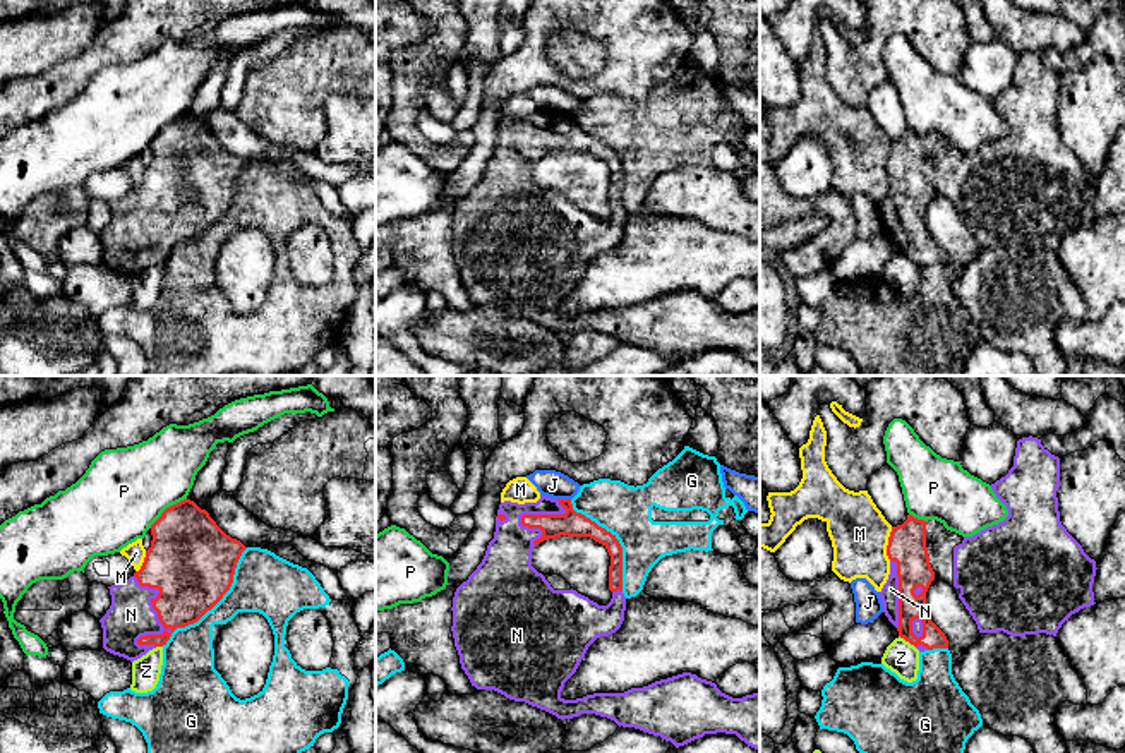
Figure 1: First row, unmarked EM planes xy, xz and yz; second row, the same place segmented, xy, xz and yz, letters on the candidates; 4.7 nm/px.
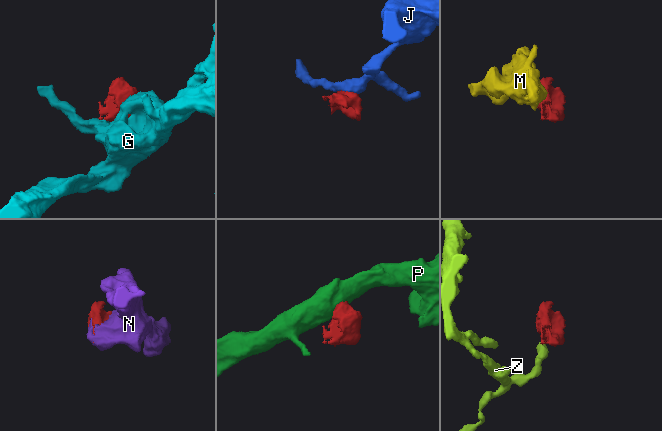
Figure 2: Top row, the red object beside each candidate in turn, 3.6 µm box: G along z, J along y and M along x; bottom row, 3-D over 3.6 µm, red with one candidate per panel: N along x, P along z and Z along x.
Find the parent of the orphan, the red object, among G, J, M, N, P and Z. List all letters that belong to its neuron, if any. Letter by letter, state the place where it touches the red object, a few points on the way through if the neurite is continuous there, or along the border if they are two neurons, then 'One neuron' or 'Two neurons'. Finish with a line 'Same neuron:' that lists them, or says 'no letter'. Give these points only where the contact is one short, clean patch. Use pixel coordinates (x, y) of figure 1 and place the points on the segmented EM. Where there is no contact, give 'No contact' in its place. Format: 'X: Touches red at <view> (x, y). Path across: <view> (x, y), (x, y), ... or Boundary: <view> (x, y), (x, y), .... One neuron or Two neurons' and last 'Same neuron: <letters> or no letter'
G: Touches red at xy (215, 604). Two neurons
J: Touches red at xz (565, 499). Boundary: xz (558, 498), (570, 499). Two neurons
M: Touches red at yz (889, 544). Boundary: yz (892, 527), (887, 537), (889, 560). Two neurons
N: Touches red at xy (158, 618). One neuron
P: Touches red at xy (167, 508). Boundary: xy (186, 498), (170, 505), (150, 527). Two neurons
Z: Touches red at yz (908, 640). Boundary: yz (899, 635), (914, 647). Two neurons
Same neuron: N

